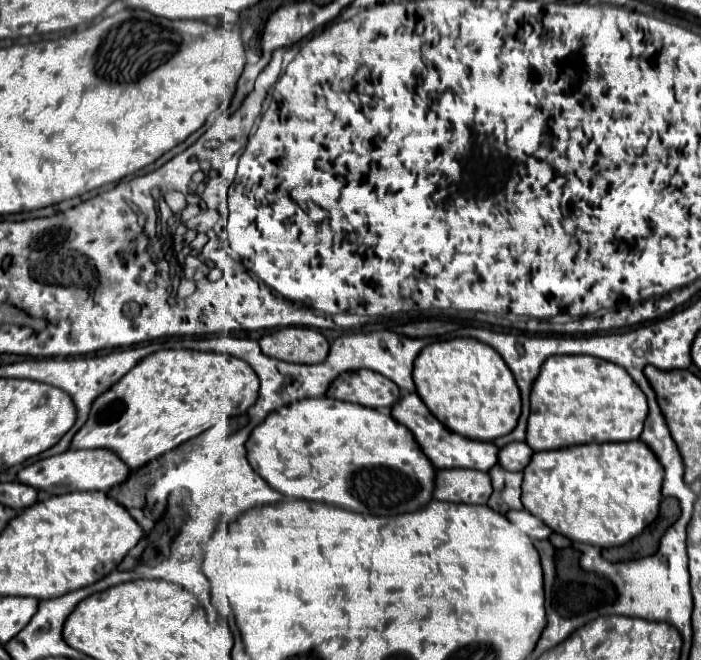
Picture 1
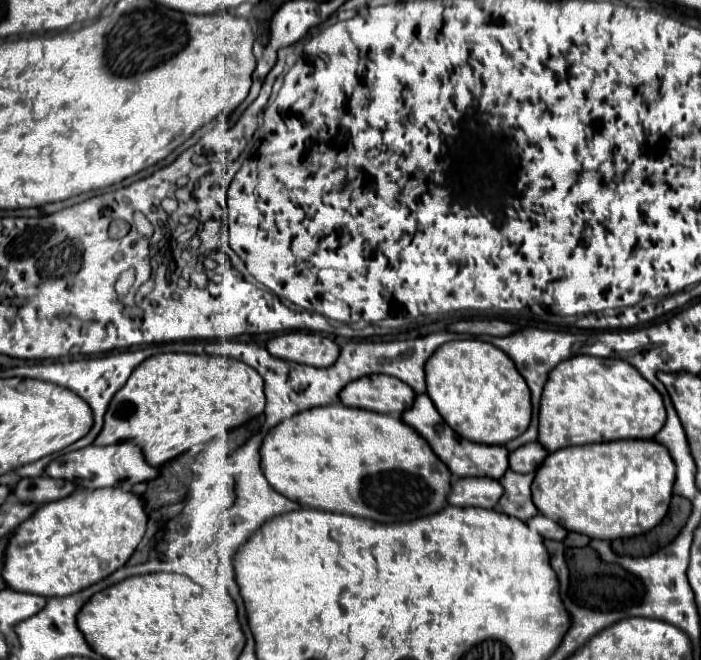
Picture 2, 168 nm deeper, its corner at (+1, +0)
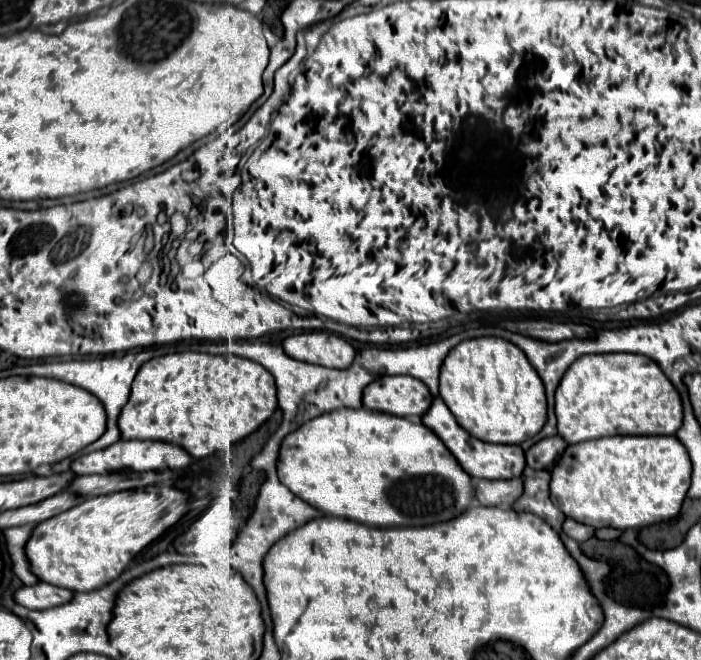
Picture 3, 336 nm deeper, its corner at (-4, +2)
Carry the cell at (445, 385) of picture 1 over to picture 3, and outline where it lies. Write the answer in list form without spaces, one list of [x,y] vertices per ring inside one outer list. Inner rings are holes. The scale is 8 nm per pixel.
[[[497,336],[457,344],[443,360],[439,394],[461,428],[485,442],[521,444],[533,438],[547,420],[545,388],[539,374],[523,350]]]

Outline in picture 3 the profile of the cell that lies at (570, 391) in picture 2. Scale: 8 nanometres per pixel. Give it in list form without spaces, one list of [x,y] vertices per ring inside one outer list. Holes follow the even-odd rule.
[[[585,354],[563,374],[555,392],[557,434],[567,444],[617,435],[674,435],[683,422],[683,406],[677,390],[661,368],[641,354]]]

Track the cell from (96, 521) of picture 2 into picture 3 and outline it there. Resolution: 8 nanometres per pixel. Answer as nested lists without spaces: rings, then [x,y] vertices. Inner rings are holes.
[[[143,486],[95,496],[39,522],[25,546],[31,572],[47,584],[71,592],[89,592],[113,582],[129,560],[159,538],[187,512],[187,494],[171,486]]]

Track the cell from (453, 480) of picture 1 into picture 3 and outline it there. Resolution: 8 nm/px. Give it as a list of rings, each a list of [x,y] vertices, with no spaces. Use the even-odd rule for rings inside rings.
[[[473,480],[475,498],[483,506],[503,506],[509,508],[523,492],[521,480]]]

